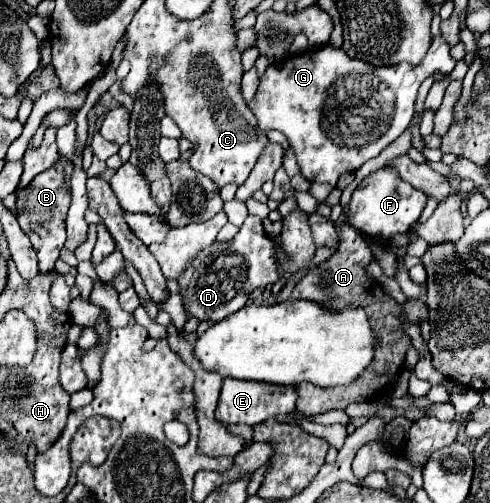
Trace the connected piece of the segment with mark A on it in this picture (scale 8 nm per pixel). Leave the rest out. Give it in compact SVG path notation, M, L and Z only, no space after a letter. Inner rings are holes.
M343 227L343 245L339 245L337 253L333 257L329 257L327 261L315 265L295 285L295 289L291 293L293 299L307 299L329 311L361 307L361 309L365 309L369 323L371 323L371 331L375 335L375 355L373 355L371 365L349 385L321 389L313 383L299 383L295 387L299 393L297 411L303 415L319 415L319 413L325 413L331 409L345 409L349 403L373 401L375 395L379 393L379 389L381 389L381 393L387 391L389 381L401 371L401 367L405 363L405 353L411 347L411 339L405 335L405 331L401 327L401 319L407 317L409 321L419 323L421 319L429 317L427 305L423 299L413 299L405 305L399 305L395 299L387 297L387 293L381 289L381 285L377 281L373 281L365 271L365 265L369 265L371 261L373 261L373 253L371 253L367 241L353 227Z

